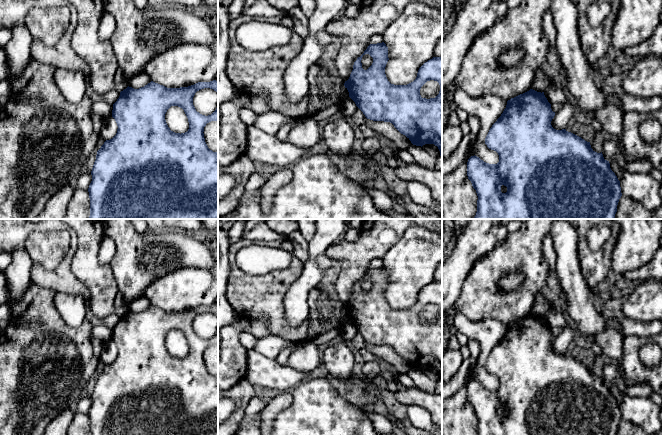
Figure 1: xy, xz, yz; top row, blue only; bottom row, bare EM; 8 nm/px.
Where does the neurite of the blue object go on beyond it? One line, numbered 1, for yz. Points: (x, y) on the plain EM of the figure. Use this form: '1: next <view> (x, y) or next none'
1: next none

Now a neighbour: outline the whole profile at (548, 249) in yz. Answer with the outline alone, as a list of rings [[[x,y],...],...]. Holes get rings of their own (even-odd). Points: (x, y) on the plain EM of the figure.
[[[549,233],[544,237],[542,241],[542,251],[549,264],[549,270],[555,271],[556,253],[553,246],[552,237]]]

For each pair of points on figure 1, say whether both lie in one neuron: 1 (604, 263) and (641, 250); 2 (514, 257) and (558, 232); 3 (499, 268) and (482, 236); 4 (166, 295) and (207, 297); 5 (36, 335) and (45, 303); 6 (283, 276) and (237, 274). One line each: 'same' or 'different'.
1: different
2: different
3: different
4: same
5: same
6: same

